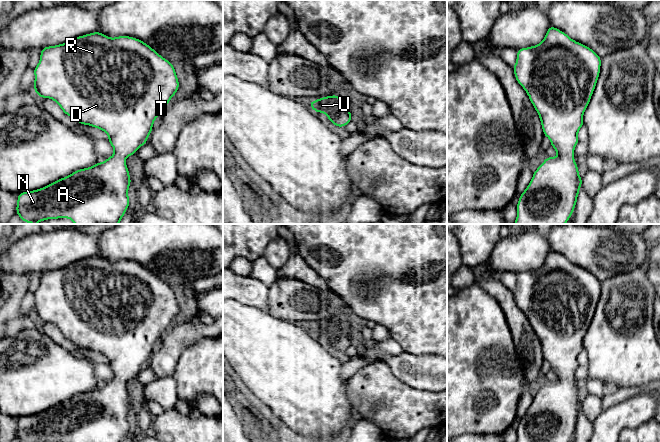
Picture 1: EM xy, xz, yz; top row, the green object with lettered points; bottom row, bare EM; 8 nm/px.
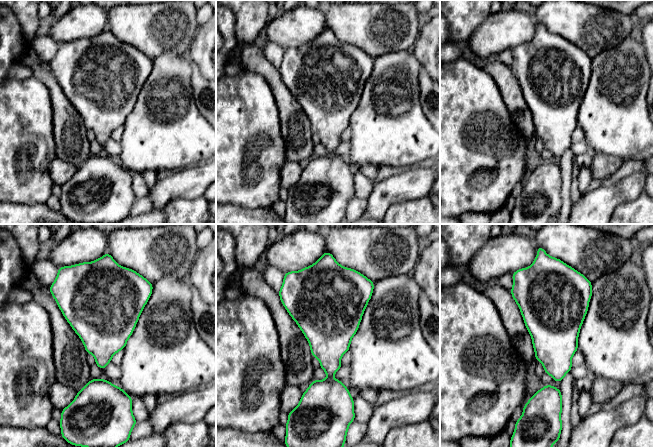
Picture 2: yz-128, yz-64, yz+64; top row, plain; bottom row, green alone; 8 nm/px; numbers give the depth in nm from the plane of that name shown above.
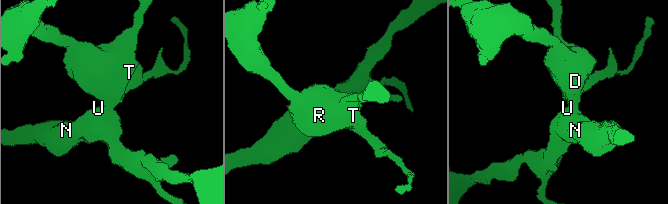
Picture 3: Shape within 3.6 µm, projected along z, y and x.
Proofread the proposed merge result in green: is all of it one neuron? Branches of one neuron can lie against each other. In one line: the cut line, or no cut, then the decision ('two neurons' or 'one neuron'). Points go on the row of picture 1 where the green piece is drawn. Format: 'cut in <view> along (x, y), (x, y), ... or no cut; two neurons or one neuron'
no cut; one neuron

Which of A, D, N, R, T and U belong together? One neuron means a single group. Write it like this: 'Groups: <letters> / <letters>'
Groups: A D N R T U

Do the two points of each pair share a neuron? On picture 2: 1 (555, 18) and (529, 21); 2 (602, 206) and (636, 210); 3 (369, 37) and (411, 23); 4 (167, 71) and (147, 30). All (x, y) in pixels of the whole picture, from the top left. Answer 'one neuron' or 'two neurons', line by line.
1: two neurons
2: two neurons
3: one neuron
4: two neurons

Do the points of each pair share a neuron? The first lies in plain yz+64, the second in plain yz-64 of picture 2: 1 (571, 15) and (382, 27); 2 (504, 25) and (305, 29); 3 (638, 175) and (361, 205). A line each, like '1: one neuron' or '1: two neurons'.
1: one neuron
2: one neuron
3: two neurons

